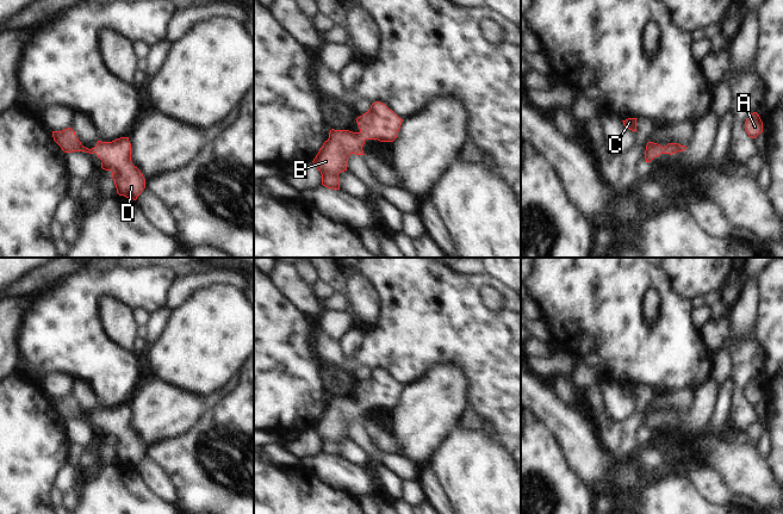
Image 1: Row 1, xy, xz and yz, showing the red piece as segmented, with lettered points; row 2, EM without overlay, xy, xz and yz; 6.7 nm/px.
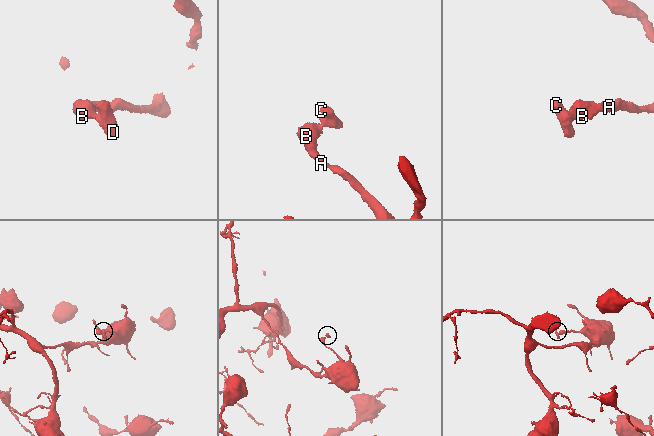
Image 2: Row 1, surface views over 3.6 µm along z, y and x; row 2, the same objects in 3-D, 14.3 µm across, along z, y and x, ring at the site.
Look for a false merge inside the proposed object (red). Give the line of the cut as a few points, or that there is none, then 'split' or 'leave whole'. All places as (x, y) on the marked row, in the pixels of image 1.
no cut; leave whole

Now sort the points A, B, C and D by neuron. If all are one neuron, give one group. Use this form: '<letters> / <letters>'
A B C D

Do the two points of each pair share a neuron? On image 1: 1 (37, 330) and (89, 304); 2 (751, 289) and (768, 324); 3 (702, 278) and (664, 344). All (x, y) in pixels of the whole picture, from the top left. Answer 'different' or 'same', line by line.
1: same
2: different
3: different

